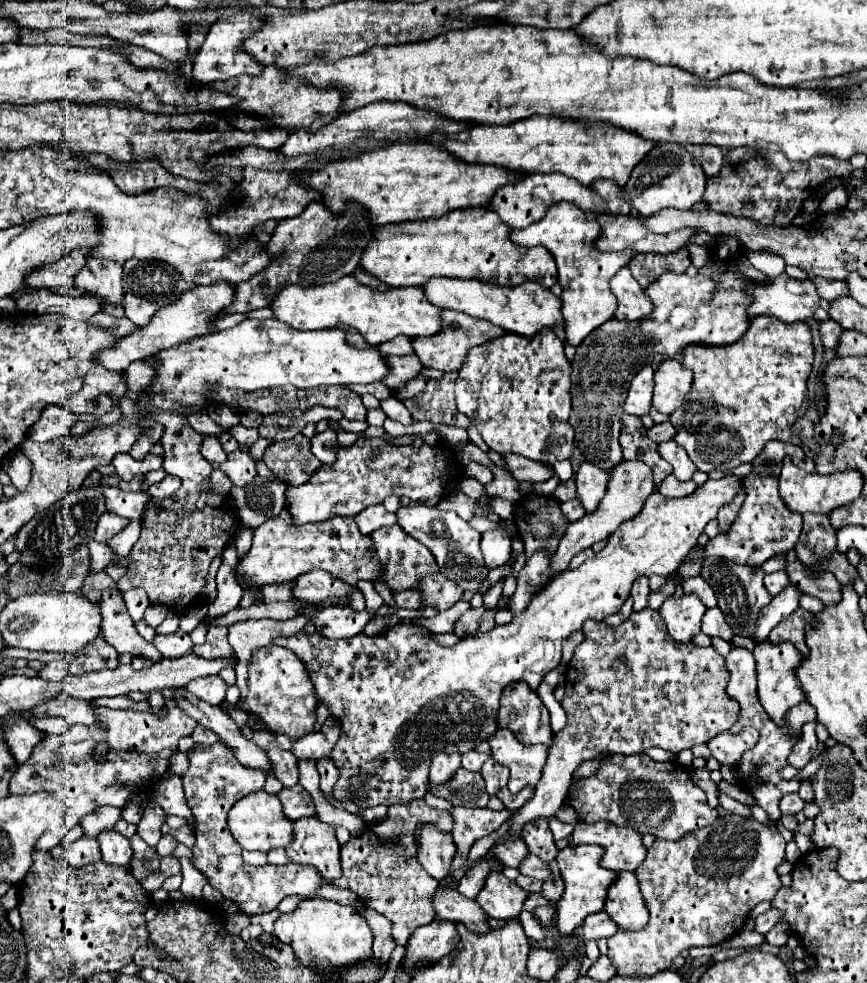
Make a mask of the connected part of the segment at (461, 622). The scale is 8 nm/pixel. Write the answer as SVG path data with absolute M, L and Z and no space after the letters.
M481 605L481 607L477 607L477 609L469 609L469 611L465 611L459 619L457 619L457 623L453 625L453 633L459 637L459 639L465 639L465 637L469 637L469 635L475 635L477 633L477 629L479 629L479 621L481 621L481 617L483 617L483 613L487 613L489 609L485 607L485 605Z

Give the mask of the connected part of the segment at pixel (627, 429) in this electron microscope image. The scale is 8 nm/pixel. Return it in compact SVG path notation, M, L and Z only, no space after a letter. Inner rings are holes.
M627 413L623 415L619 441L623 447L623 459L625 461L639 459L653 469L655 485L659 485L659 481L663 481L663 477L667 477L671 473L671 465L659 457L657 443L653 443L647 437L647 429L643 427L643 423L637 415L627 415Z

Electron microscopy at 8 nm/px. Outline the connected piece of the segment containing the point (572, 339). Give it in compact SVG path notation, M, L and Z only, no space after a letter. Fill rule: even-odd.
M553 205L547 215L525 227L525 229L513 229L509 239L515 245L521 247L545 247L557 263L559 269L559 285L563 287L561 293L561 315L565 321L565 335L567 343L571 347L579 347L581 341L601 327L605 321L609 321L615 313L615 295L609 289L611 277L629 263L633 253L619 251L619 253L601 253L593 247L595 239L599 237L601 229L597 223L597 215L583 213L575 205Z

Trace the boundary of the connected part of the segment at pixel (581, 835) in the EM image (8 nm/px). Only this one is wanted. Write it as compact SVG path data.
M599 821L599 825L587 825L577 823L575 831L571 835L575 845L593 843L601 845L605 849L599 865L611 871L635 871L643 859L645 859L645 847L641 843L641 835L635 833L635 829L607 825Z

